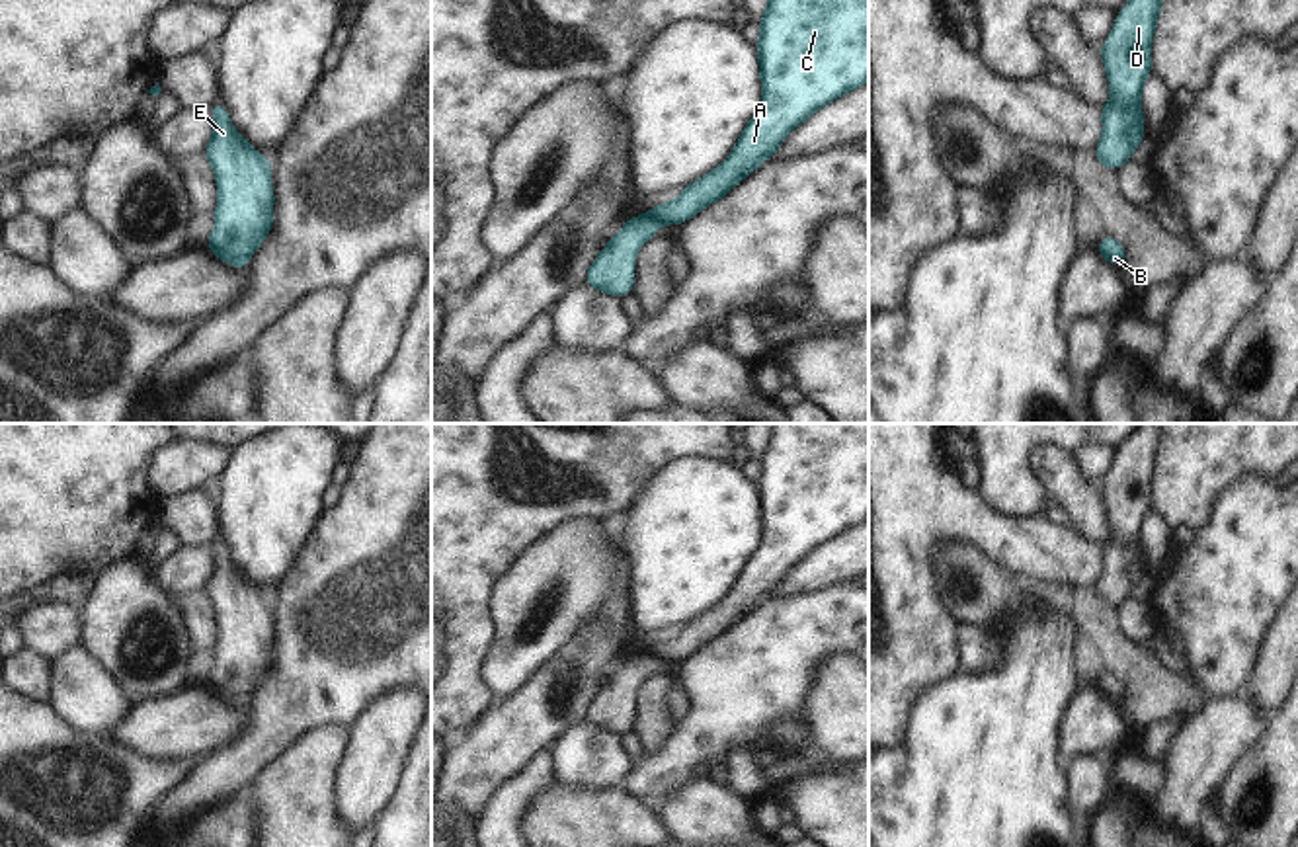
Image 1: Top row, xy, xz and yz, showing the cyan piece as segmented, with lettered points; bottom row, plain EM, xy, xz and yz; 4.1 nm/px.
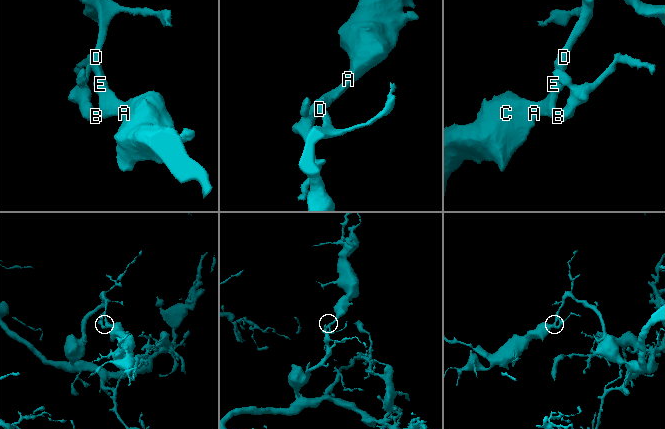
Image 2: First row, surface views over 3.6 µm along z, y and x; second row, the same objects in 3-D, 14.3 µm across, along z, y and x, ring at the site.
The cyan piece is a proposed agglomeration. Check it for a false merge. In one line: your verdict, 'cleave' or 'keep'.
cleave

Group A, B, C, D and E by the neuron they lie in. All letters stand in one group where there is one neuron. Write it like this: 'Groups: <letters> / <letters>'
Groups: A C D E / B

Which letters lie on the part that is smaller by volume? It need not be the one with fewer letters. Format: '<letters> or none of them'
B

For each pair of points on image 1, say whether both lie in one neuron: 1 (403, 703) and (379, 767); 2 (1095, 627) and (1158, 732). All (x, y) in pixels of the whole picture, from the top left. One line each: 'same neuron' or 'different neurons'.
1: same neuron
2: different neurons

